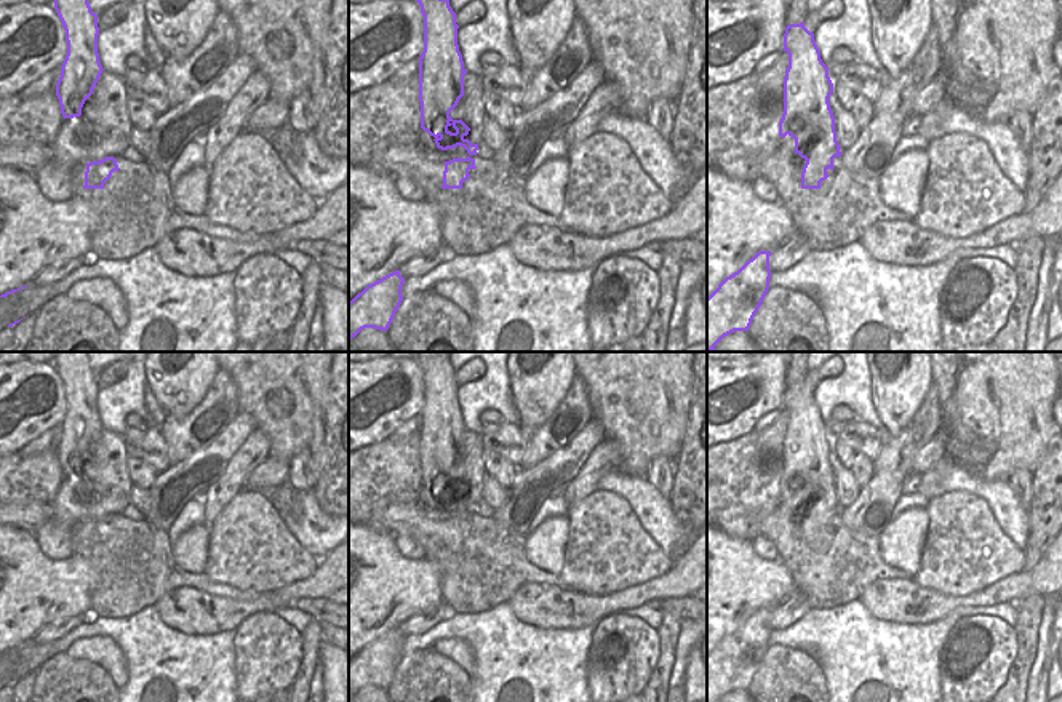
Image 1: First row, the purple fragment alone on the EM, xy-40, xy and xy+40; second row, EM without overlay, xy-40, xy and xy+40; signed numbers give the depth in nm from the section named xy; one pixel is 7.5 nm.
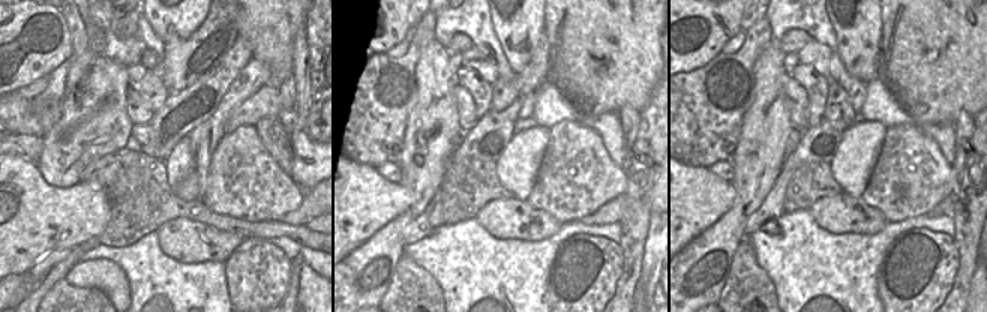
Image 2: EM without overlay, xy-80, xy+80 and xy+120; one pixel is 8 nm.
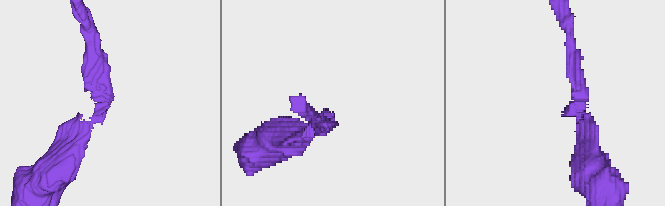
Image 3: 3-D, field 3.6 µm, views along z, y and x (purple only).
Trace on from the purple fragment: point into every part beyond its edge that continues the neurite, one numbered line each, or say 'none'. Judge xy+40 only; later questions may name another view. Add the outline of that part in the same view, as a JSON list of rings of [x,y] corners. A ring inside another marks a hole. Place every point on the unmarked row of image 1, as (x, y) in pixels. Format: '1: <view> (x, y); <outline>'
none

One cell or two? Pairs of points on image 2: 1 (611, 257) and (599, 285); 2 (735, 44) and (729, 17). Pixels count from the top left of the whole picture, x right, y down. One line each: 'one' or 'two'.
1: one
2: two

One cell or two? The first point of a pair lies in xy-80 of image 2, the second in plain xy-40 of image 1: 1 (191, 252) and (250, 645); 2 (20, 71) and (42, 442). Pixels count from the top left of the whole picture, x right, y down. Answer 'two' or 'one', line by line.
1: two
2: two

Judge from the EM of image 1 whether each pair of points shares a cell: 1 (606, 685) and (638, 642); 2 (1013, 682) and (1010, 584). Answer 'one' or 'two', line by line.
1: one
2: two

